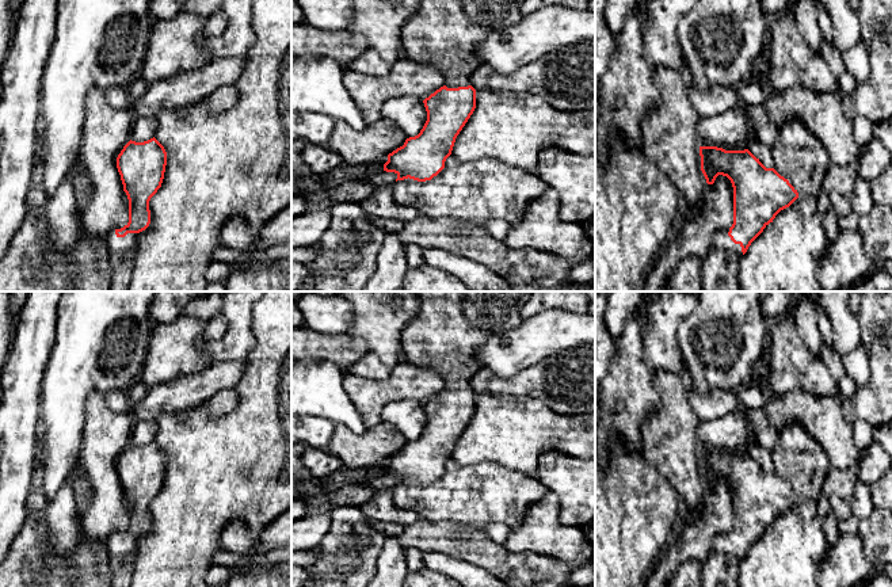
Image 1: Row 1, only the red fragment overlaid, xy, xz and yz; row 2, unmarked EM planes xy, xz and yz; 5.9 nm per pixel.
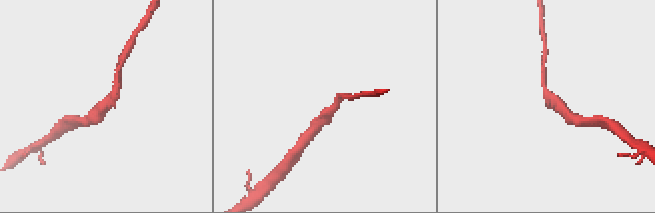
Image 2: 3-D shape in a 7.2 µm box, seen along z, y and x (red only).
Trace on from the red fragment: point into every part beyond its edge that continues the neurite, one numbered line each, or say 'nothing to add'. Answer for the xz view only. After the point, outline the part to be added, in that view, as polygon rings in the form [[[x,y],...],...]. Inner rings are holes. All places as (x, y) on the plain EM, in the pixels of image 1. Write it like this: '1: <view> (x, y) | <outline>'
1: xz (449, 328) | [[[413,291],[420,302],[418,315],[401,332],[403,359],[437,371],[445,380],[447,392],[470,389],[470,378],[483,369],[477,350],[493,335],[518,327],[523,320],[521,310],[533,291]]]

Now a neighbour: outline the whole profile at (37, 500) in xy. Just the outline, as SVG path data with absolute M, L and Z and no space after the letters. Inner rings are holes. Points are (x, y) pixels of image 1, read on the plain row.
M37 468L33 476L31 488L27 496L27 510L28 512L39 514L42 512L50 499L45 495L42 488L42 473L41 468Z

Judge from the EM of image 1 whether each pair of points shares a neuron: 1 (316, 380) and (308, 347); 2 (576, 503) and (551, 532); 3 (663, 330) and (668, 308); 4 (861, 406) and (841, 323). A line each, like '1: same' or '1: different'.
1: different
2: different
3: same
4: different

